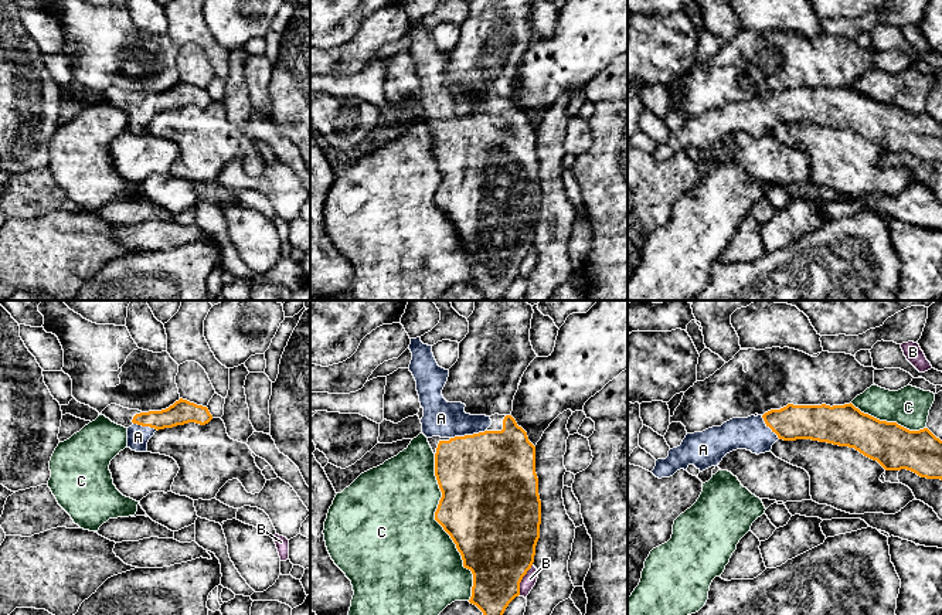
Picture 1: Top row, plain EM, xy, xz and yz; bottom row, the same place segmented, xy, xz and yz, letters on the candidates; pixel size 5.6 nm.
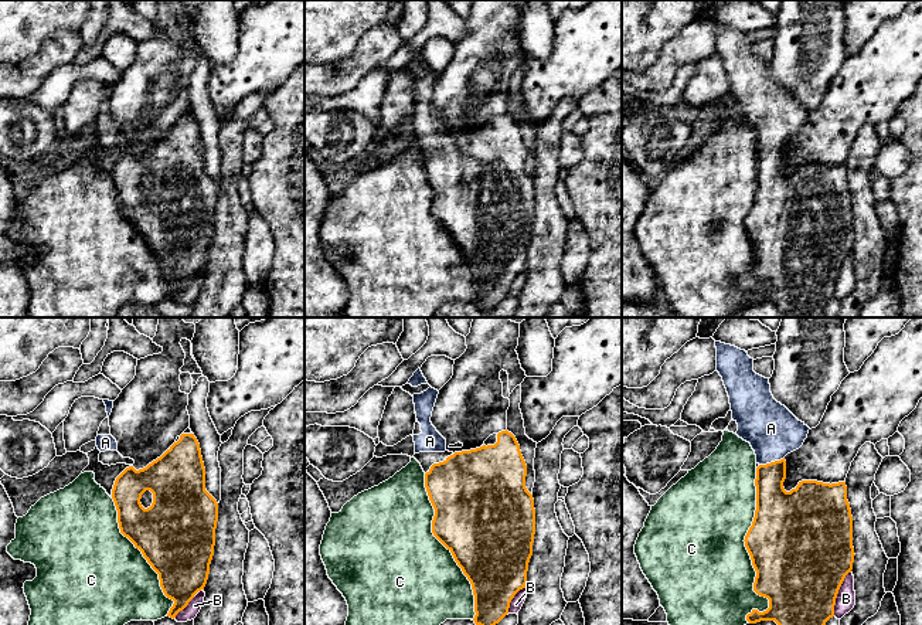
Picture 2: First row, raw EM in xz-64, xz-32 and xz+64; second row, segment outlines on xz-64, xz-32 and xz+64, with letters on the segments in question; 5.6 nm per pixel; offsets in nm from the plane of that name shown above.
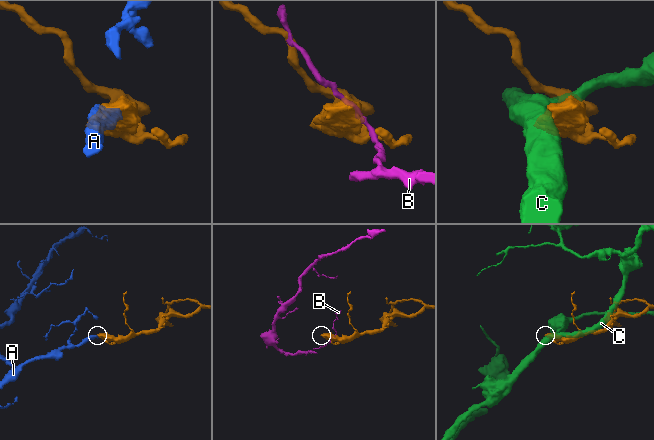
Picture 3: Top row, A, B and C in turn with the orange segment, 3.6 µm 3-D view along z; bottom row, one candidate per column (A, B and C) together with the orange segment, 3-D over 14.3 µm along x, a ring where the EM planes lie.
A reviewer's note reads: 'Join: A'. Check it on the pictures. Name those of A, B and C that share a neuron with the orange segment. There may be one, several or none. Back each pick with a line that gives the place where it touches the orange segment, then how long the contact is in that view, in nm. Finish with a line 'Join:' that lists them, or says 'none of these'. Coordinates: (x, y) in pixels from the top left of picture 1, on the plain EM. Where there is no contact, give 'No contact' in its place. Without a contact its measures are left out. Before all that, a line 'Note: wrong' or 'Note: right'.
Note: right
A: Touches orange at xz (468, 118). Shared border 220 nm
Join: A

